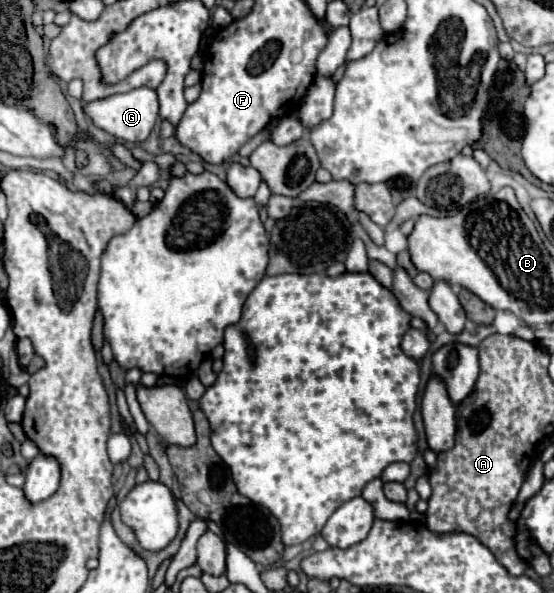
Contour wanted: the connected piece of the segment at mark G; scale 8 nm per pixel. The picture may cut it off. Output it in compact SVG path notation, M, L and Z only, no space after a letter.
M138 87L138 89L132 89L128 93L118 93L118 95L112 95L112 97L106 97L106 99L100 99L100 101L92 101L90 105L84 105L84 111L92 117L94 125L104 129L106 133L126 141L126 143L142 143L148 139L150 131L154 129L156 125L156 119L158 119L158 95L154 89L148 89L148 87Z

